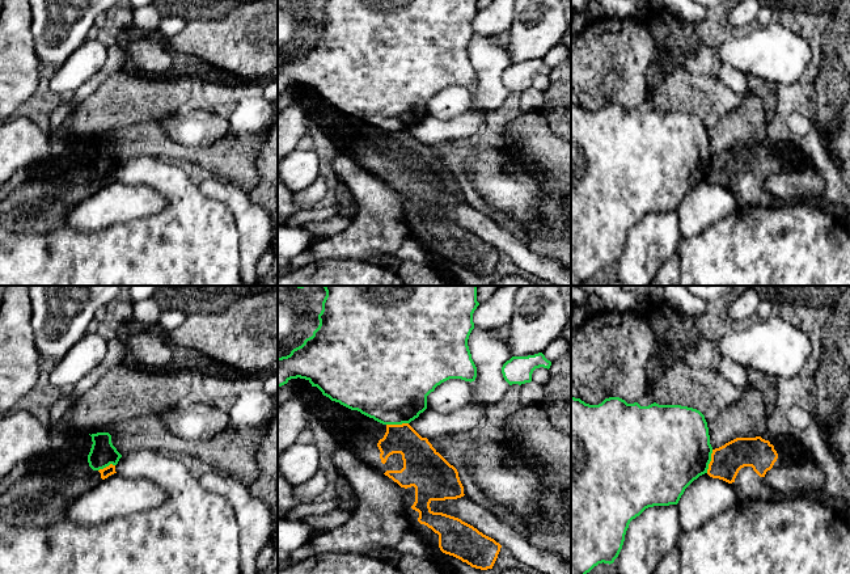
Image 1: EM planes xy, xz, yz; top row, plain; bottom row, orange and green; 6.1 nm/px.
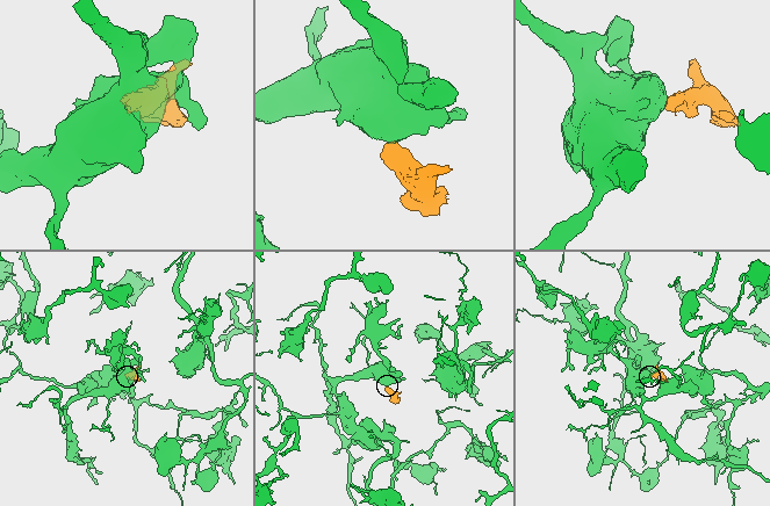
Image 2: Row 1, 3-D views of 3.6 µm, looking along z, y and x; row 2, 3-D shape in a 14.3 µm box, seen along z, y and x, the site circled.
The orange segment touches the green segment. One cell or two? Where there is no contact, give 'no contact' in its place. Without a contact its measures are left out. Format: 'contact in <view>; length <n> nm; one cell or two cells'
contact in yz; length 150 nm; two cells

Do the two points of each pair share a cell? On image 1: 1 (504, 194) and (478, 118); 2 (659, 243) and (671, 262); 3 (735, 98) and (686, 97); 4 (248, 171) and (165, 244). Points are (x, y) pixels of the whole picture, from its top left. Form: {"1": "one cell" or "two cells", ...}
{"1": "two cells", "2": "two cells", "3": "one cell", "4": "two cells"}

